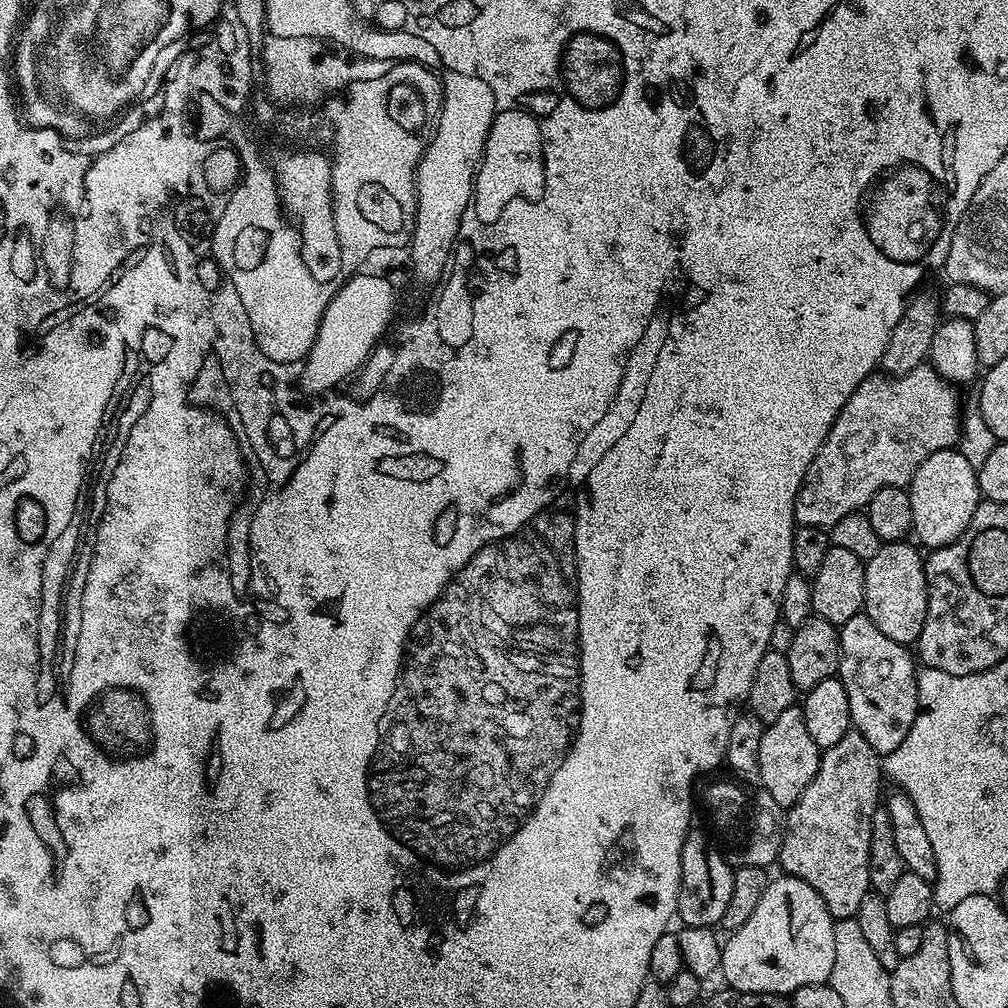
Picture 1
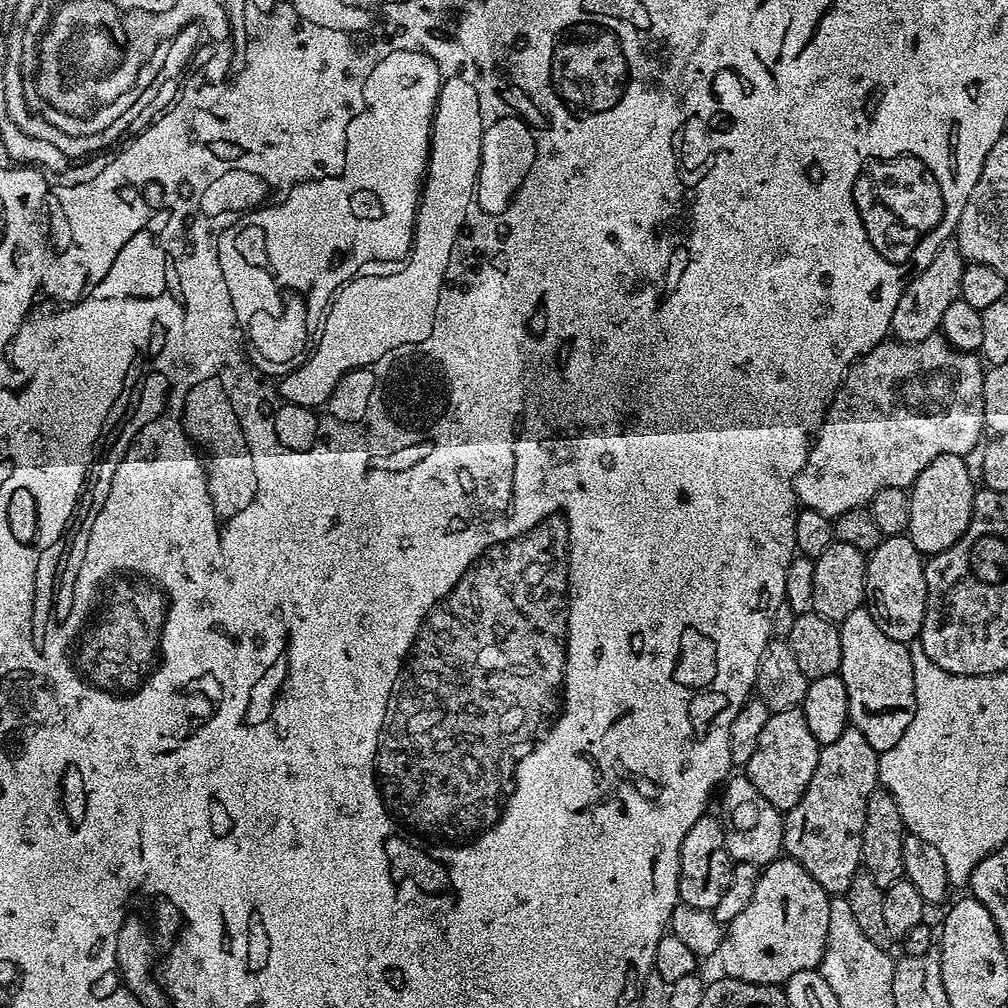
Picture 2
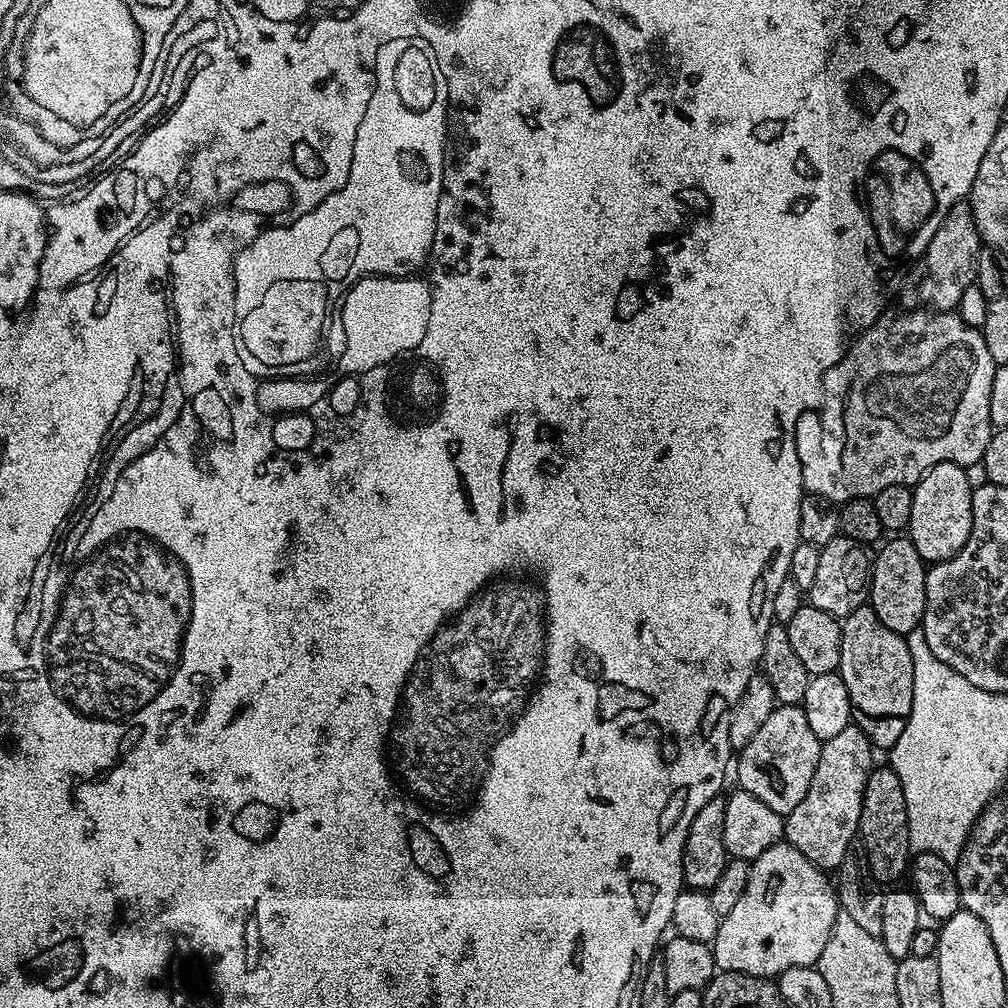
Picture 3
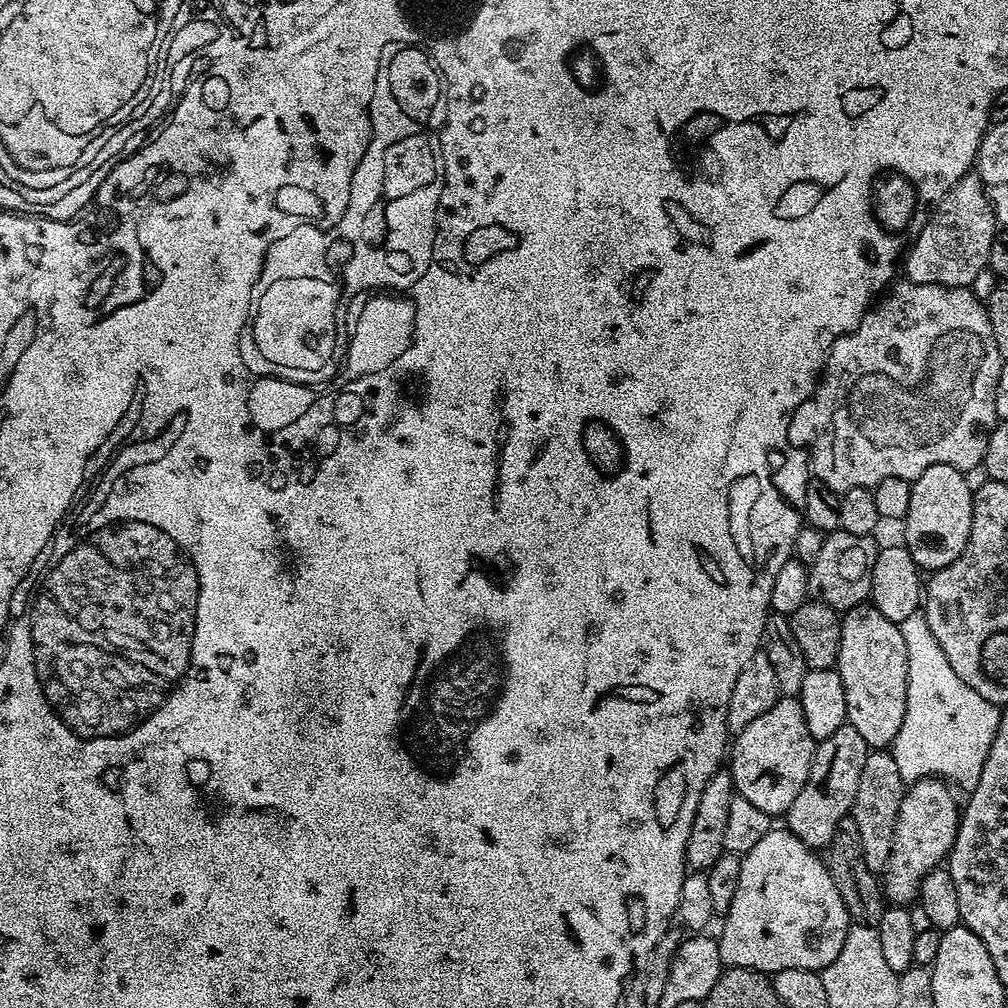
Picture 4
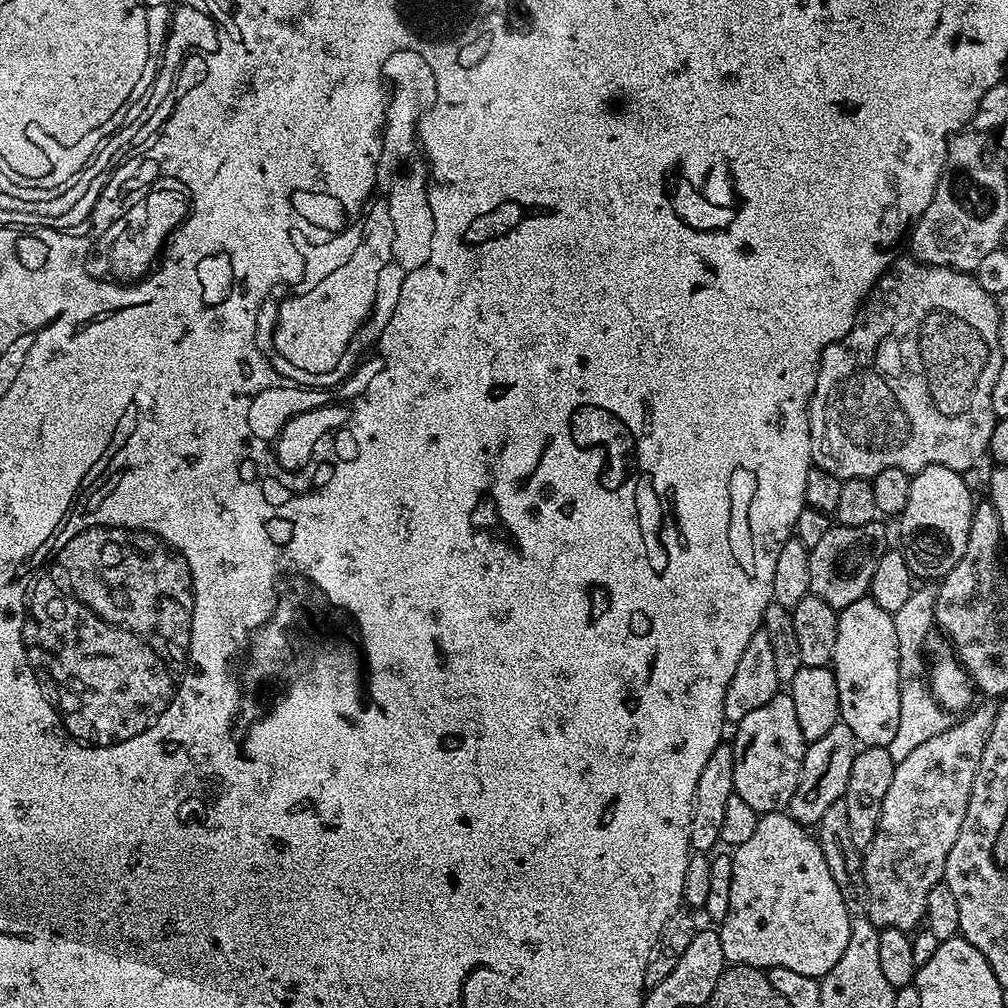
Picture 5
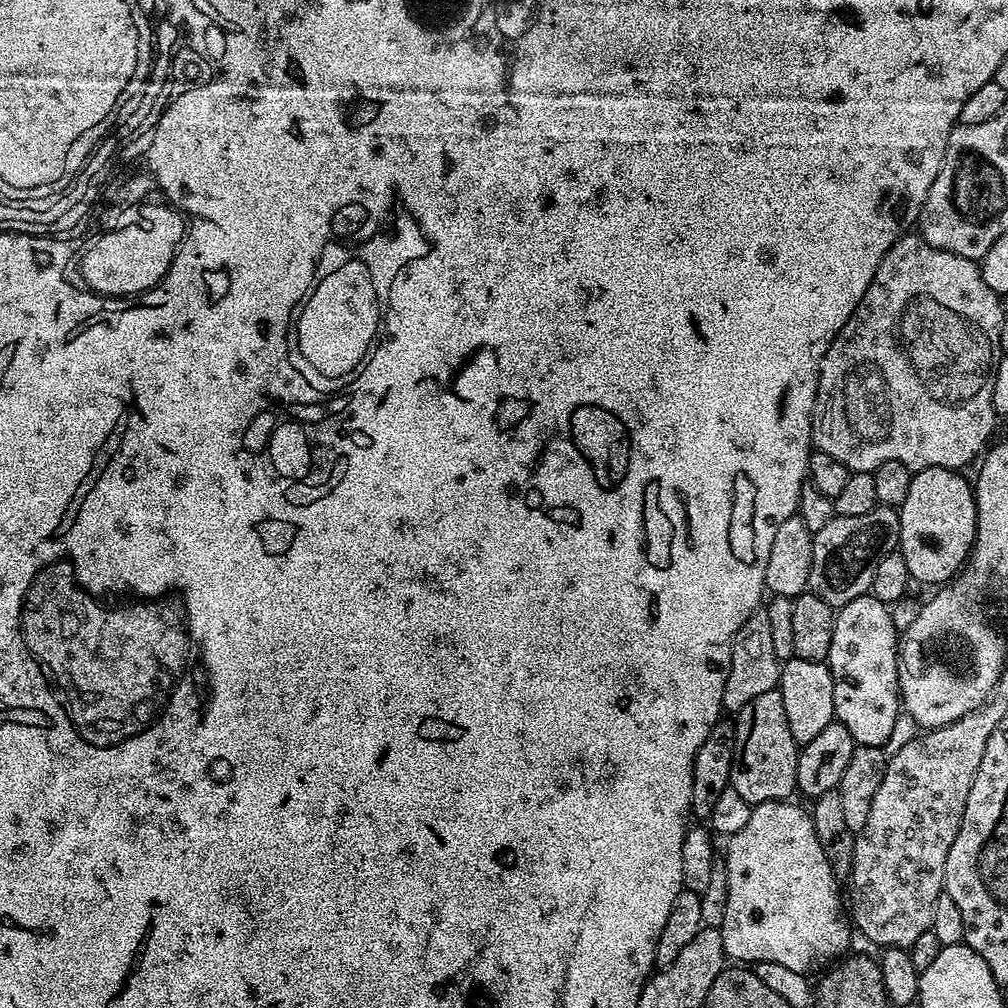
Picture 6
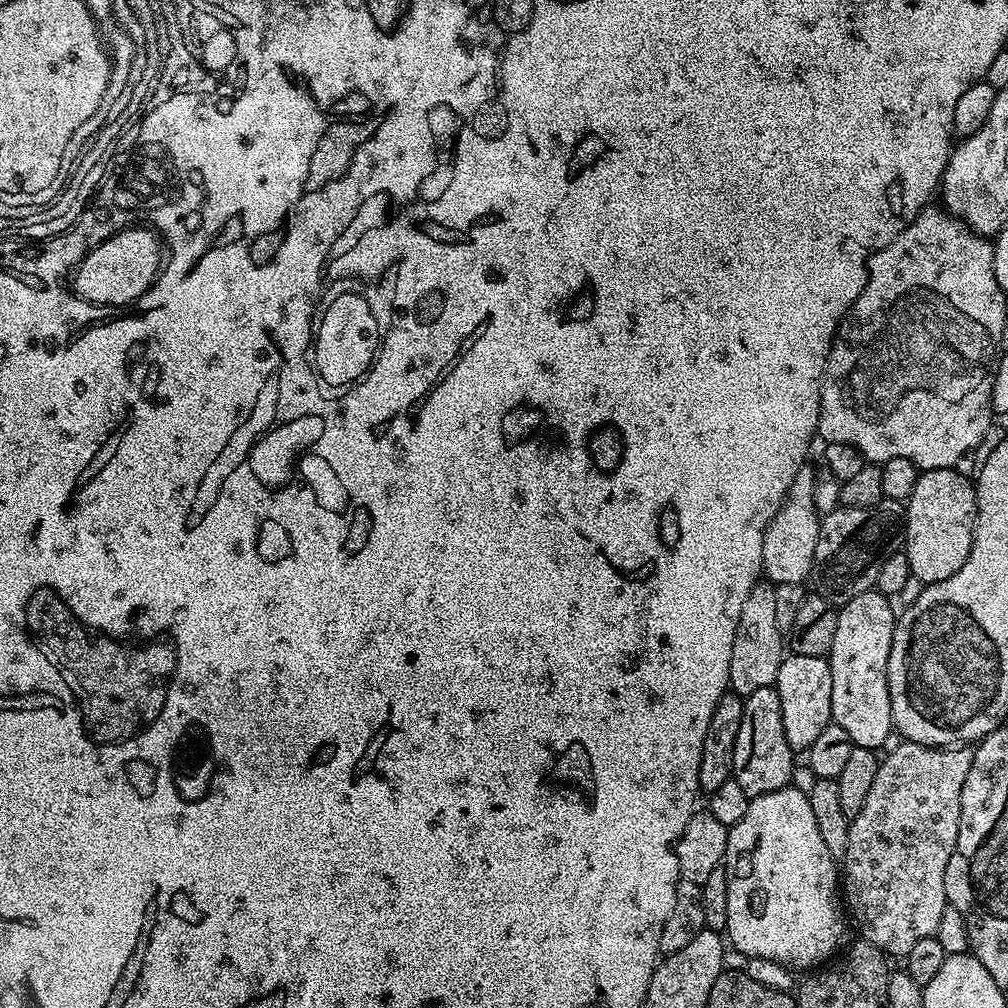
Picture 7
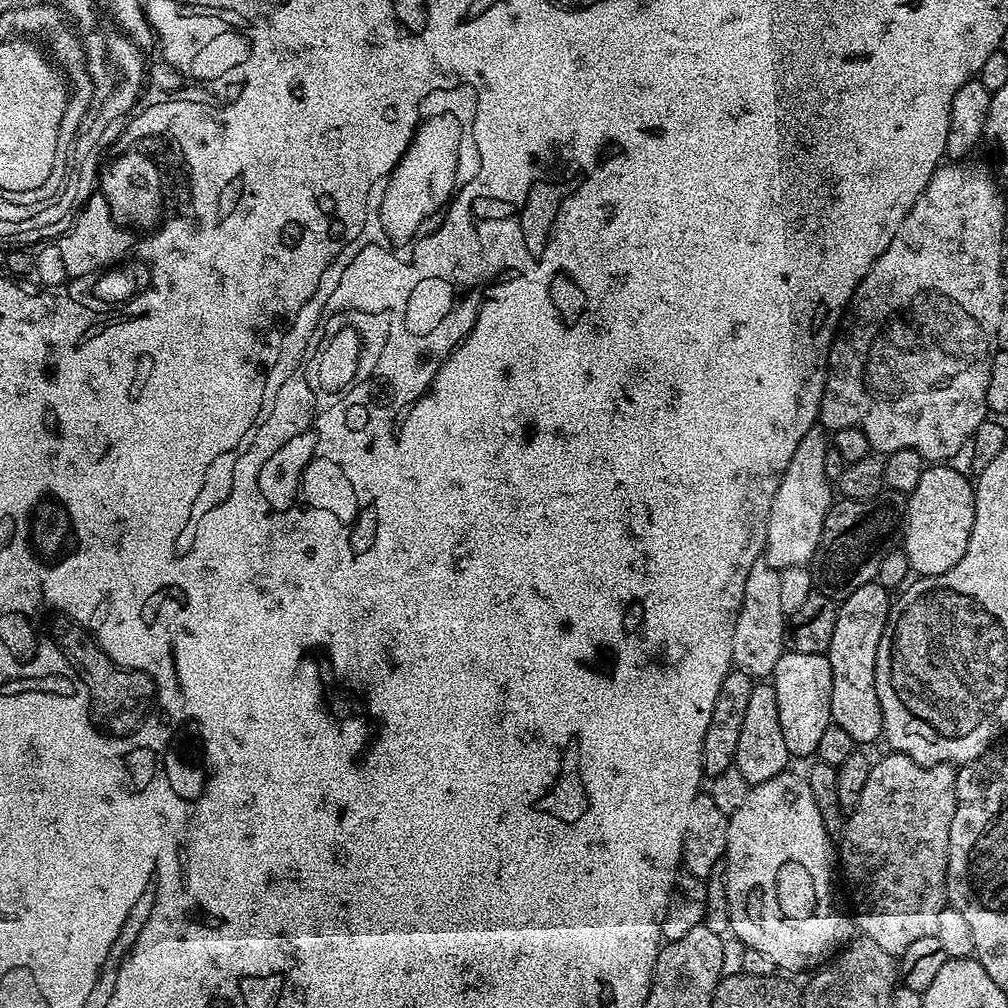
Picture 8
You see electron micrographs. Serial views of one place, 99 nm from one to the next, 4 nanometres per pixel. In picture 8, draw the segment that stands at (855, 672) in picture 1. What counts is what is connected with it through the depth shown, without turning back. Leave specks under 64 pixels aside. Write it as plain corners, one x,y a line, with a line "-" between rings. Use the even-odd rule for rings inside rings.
875,582
858,586
839,605
834,626
834,638
826,653
834,678
832,691
832,723
842,726
846,734
860,746
881,739
884,731
882,706
878,702
878,690
874,670
878,658
878,642
888,621
890,607
889,589

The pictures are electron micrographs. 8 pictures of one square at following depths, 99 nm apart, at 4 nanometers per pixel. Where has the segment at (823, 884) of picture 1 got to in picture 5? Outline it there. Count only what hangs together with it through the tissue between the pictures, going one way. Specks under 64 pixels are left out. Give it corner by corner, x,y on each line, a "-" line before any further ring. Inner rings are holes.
842,722
830,726
828,733
822,734
822,738
811,741
804,749
798,786
786,809
788,815
805,826
819,824
822,814
826,814
826,810
834,806
834,802
844,799
846,782
850,782
850,770
854,766
857,751
858,741
854,730
850,730
850,726

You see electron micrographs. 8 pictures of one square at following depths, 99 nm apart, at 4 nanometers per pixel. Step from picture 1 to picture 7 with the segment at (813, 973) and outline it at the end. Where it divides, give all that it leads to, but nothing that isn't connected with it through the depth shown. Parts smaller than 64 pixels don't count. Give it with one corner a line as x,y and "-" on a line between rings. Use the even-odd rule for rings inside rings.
789,786
782,790
774,790
770,794
751,797
748,802
746,814
742,814
742,819
737,824
729,827
728,841
726,842
724,862
722,865
728,879
728,926
726,936
730,944
730,939
732,939
733,946
744,955
744,958
754,956
758,958
770,958
774,962
785,964
785,966
793,970
799,970
799,968
812,970
817,966
823,965
833,955
831,952
839,946
840,939
844,936
844,924
840,921
840,908
842,912
841,901
840,904
836,901
836,892
838,896
837,861
832,859
830,850
826,850
826,842
822,842
822,834
818,834
818,822
814,822
814,810
810,810
807,791
803,787
801,789
796,787

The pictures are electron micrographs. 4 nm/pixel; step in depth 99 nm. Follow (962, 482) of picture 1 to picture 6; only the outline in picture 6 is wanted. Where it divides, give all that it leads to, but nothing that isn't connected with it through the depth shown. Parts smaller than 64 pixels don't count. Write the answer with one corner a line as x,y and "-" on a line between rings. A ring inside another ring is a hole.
924,468
913,475
910,490
906,494
906,502
902,502
898,511
900,514
900,547
898,551
906,558
906,570
910,570
912,580
920,584
936,584
932,586
943,586
949,583
963,569
968,557
972,555
972,544
976,541
976,498
973,485
964,480
959,471
950,468

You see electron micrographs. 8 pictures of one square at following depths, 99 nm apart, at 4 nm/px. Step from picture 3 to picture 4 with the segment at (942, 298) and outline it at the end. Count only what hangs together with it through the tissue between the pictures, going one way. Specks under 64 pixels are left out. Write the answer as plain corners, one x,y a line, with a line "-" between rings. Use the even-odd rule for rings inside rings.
979,175
964,176
940,199
939,204
932,209
922,230
917,232
916,239
912,241
906,255
902,260
902,272
911,284
937,284
947,288
967,288
978,278
978,274
988,267
990,246
998,235
996,215
992,204
984,193
984,183

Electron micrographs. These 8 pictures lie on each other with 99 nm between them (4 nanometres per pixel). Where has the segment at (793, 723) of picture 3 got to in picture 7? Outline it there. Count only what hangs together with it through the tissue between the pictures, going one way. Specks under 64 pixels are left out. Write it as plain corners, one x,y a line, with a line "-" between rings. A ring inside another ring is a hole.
775,687
754,690
754,694
743,697
742,726
738,726
738,742
734,742
734,762
732,763
732,779
746,790
748,797
770,794
774,790
782,790
793,783
792,759
794,753
790,742
786,742
786,730
782,730
782,702
778,698

